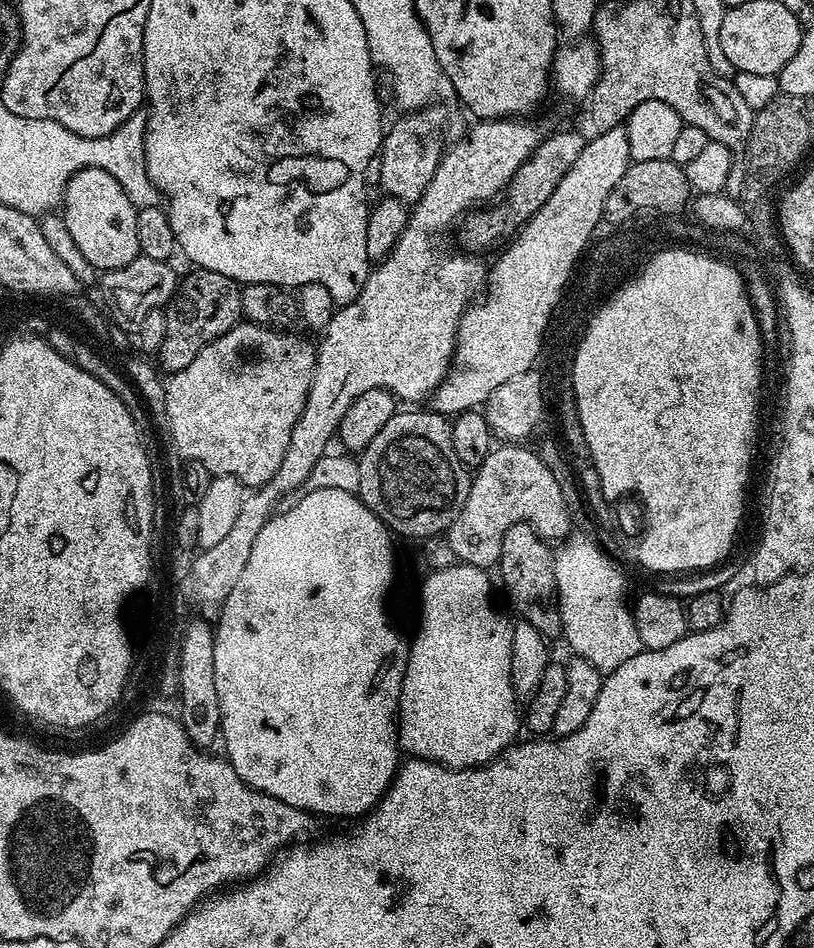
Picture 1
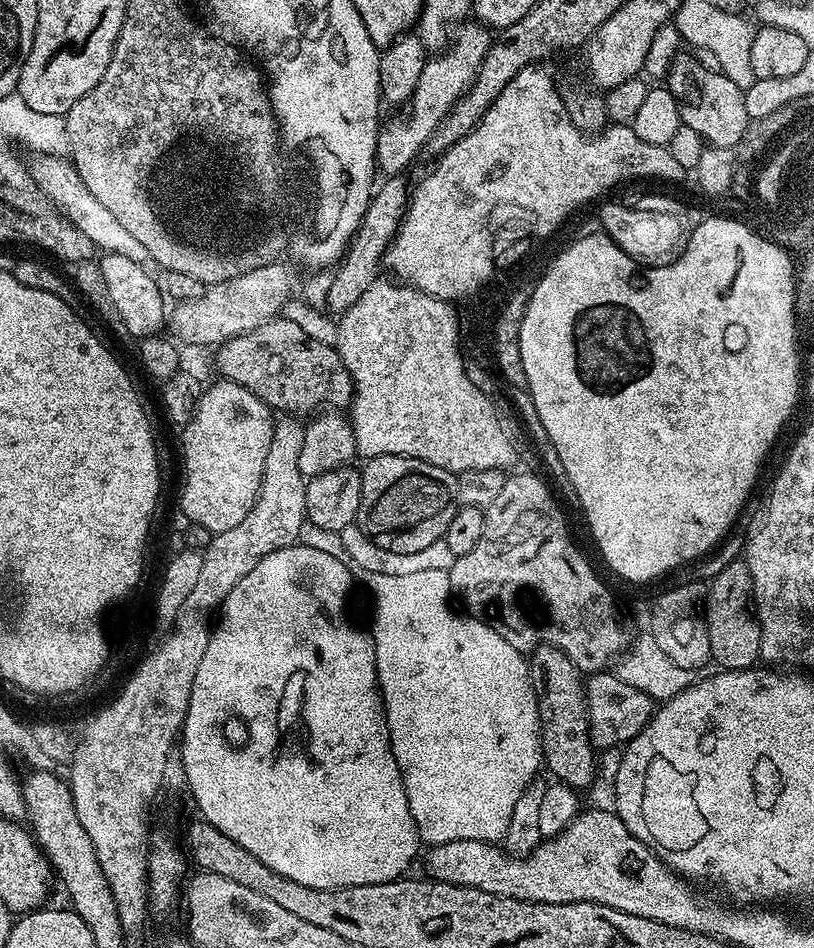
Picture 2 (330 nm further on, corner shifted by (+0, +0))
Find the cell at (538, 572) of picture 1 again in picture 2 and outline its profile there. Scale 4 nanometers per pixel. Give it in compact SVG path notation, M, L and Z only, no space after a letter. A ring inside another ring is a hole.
M541 644L535 652L530 656L530 671L532 673L532 689L536 695L536 705L538 706L538 714L540 715L540 751L542 753L543 763L546 768L553 772L555 779L562 784L568 784L577 790L587 790L590 788L592 781L595 778L598 767L598 756L592 746L592 739L588 733L588 707L586 706L586 698L584 697L584 686L586 683L585 677L582 675L580 669L574 666L574 662L563 652L560 648L556 648L553 644Z

